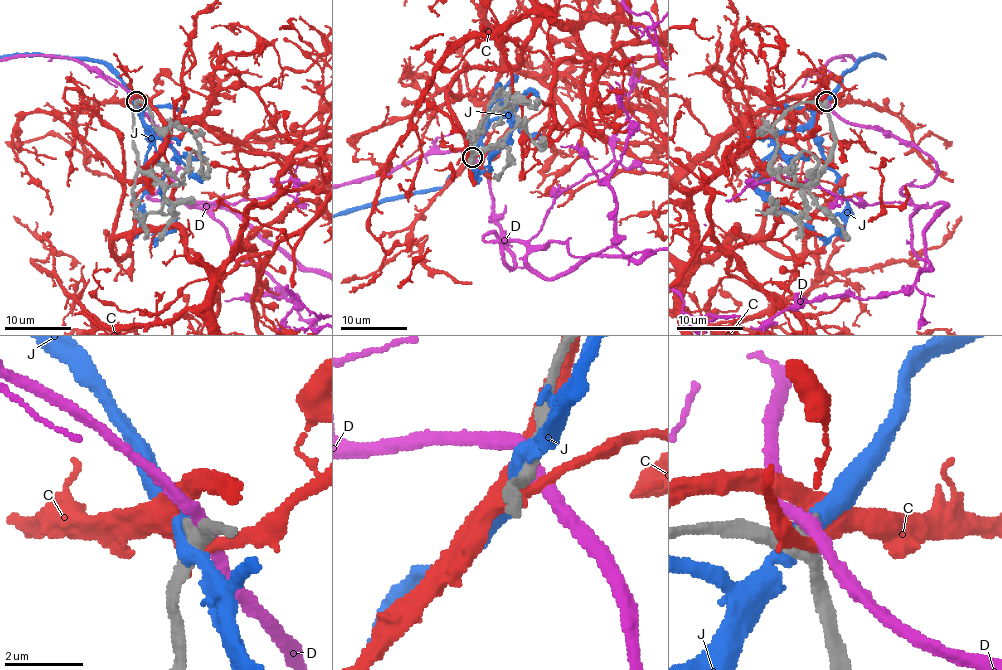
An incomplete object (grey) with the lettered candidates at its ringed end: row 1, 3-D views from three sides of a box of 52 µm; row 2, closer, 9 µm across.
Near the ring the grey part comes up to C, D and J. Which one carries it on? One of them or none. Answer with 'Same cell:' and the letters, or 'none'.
Same cell: none

